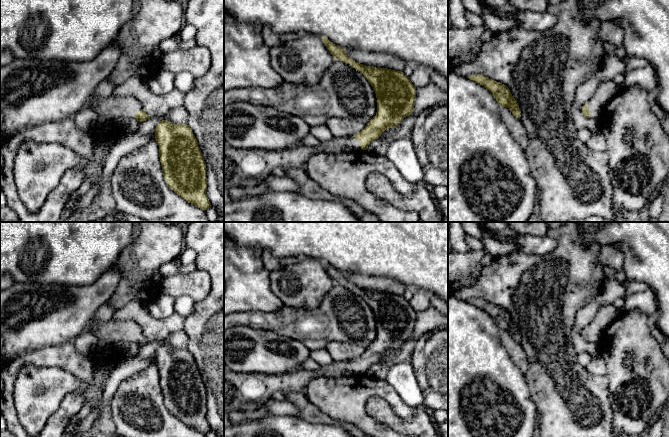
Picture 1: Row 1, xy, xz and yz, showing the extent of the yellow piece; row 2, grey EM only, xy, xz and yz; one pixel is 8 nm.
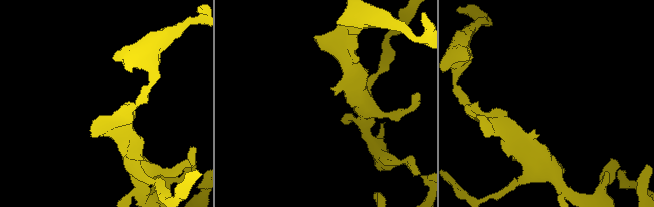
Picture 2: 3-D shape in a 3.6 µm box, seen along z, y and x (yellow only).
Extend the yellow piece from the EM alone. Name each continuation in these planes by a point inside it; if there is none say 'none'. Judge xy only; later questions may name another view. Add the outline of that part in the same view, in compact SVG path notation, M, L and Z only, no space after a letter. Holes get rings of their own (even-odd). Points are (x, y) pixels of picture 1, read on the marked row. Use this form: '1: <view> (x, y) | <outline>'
1: xy (113, 107) | M113 94L105 98L90 98L86 107L97 115L101 114L112 120L135 119L136 112L143 109L142 104L133 96L116 97Z

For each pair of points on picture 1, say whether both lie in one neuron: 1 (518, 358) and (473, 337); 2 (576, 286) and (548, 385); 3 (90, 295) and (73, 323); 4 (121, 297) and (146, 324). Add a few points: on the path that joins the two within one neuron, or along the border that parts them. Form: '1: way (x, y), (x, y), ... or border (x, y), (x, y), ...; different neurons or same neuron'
1: border (498, 333), (500, 342), (522, 374); different neurons
2: way (551, 311), (549, 313), (549, 360); same neuron
3: way (83, 302), (73, 312), (73, 316); same neuron
4: border (145, 304), (136, 300), (130, 300), (116, 310); different neurons

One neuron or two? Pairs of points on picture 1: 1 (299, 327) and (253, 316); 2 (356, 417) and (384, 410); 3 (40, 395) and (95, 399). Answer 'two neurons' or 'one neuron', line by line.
1: one neuron
2: two neurons
3: one neuron

